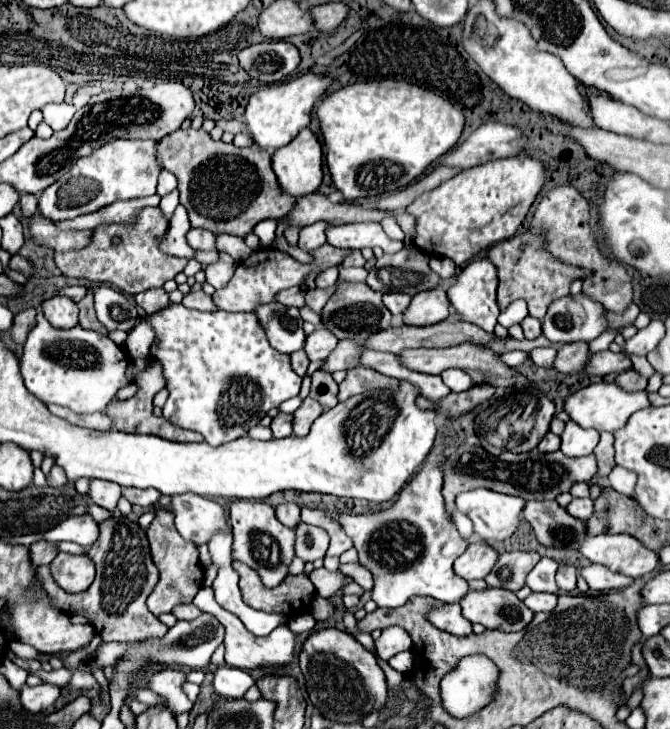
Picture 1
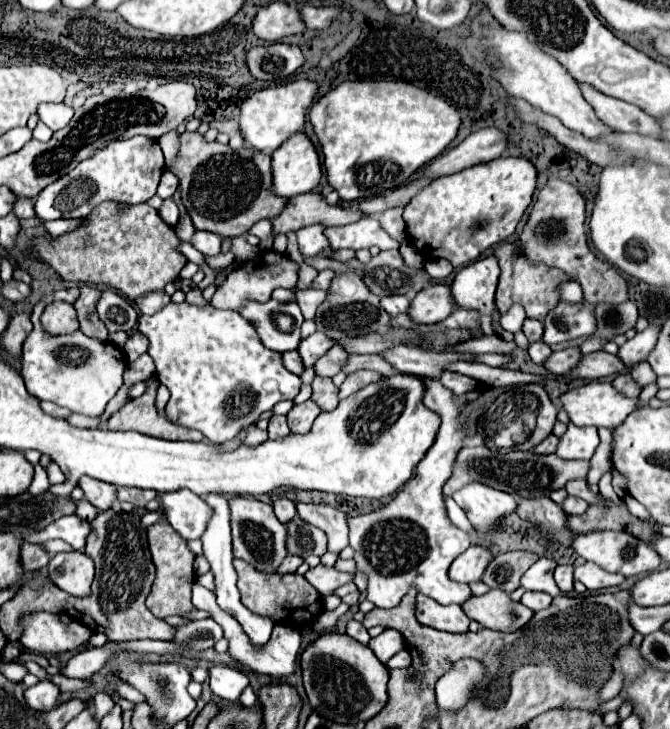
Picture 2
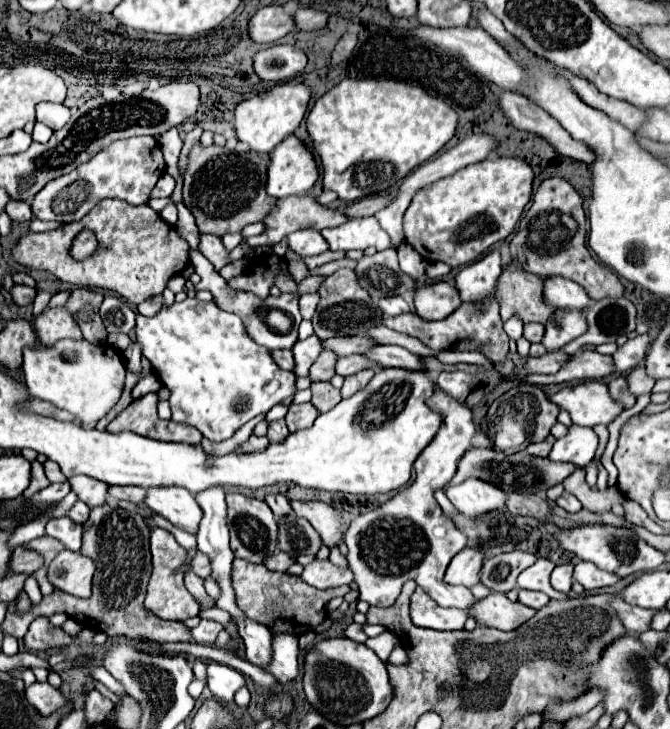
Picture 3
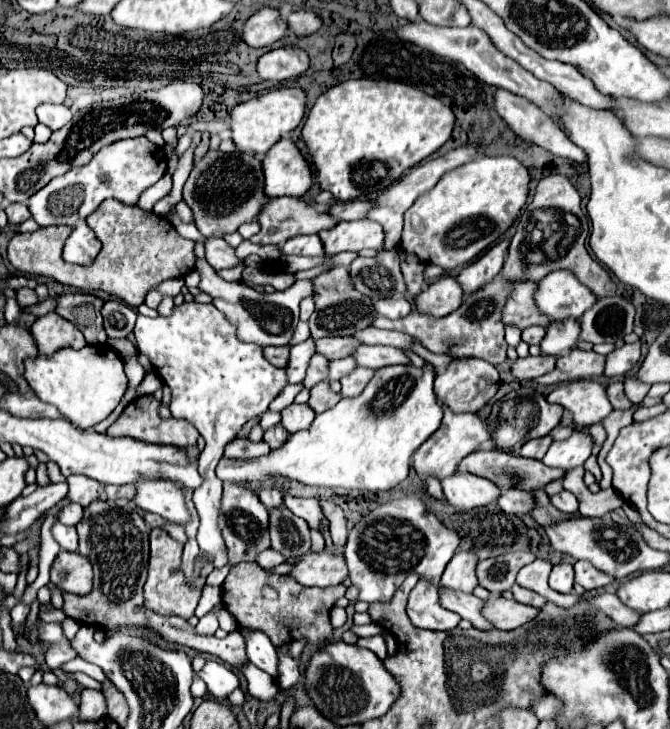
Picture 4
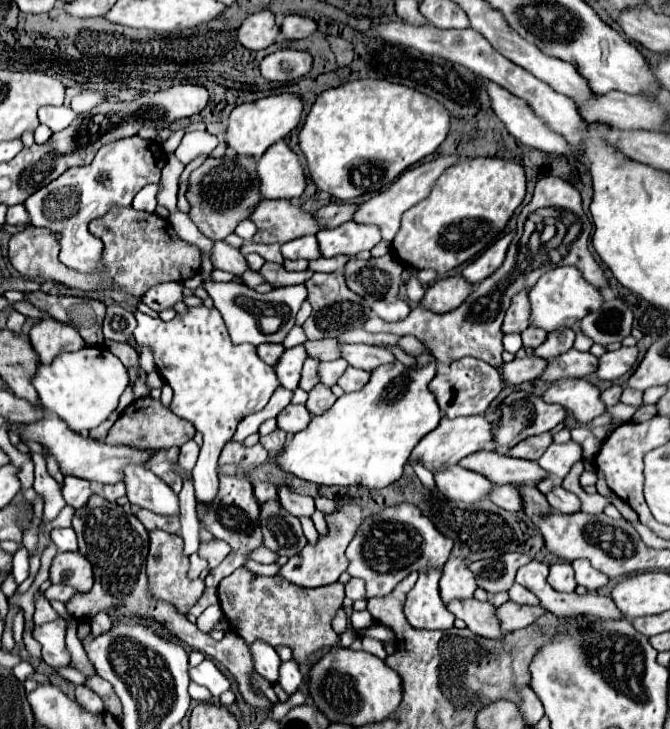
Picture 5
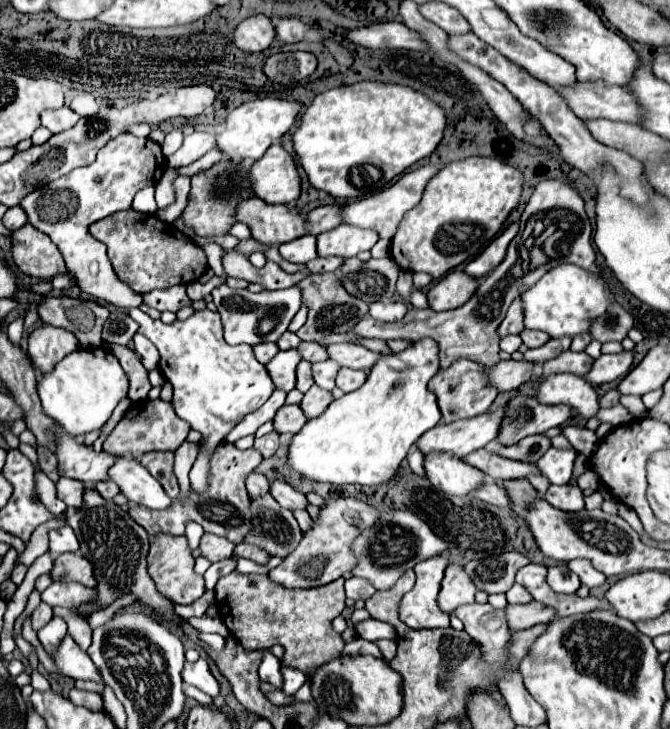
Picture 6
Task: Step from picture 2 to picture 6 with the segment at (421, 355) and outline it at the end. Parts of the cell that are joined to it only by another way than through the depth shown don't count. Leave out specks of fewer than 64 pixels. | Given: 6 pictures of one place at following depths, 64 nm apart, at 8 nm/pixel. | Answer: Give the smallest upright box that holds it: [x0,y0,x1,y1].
[328,344,380,370]

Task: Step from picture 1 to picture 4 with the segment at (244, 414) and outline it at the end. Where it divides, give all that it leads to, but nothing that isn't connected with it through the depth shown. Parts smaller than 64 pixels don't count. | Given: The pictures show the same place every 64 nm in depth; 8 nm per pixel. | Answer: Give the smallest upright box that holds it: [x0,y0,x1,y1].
[136,302,288,568]

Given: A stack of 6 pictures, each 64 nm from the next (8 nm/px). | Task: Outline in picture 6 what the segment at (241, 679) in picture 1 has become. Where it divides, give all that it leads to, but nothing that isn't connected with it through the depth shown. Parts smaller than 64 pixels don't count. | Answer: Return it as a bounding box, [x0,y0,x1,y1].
[182,660,220,696]

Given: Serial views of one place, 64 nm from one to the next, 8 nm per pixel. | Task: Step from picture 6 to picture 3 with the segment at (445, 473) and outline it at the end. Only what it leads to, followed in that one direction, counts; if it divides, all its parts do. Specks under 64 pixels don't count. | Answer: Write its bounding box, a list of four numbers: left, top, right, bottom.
[446,478,506,518]

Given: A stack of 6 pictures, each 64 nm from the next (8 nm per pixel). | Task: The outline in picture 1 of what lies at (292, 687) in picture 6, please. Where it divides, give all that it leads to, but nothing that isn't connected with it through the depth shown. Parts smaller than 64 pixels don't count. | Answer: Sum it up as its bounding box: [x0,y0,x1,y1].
[194,588,294,670]

